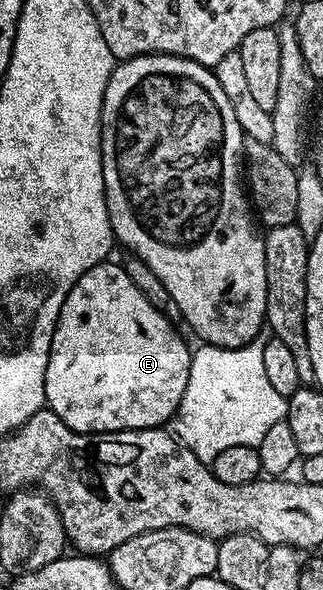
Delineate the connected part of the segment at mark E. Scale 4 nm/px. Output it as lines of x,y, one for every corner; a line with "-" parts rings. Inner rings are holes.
105,259
90,267
70,287
69,294
66,295
58,315
58,323
52,336
52,346
44,376
44,400
47,408
52,409
54,415
58,415
58,419
62,419
62,423
66,423
66,427
79,433
117,433
123,429
158,429
167,426
176,416
176,409
180,406
180,400
186,391
193,355
193,350
188,349
187,343
176,334
176,329
172,325
175,324
164,314
159,313
154,307
154,303
150,303
150,299
146,299
146,295
142,295
142,291
138,291
138,287
134,287
134,279
130,279
130,275
126,275
123,264
116,262
115,265
112,259

